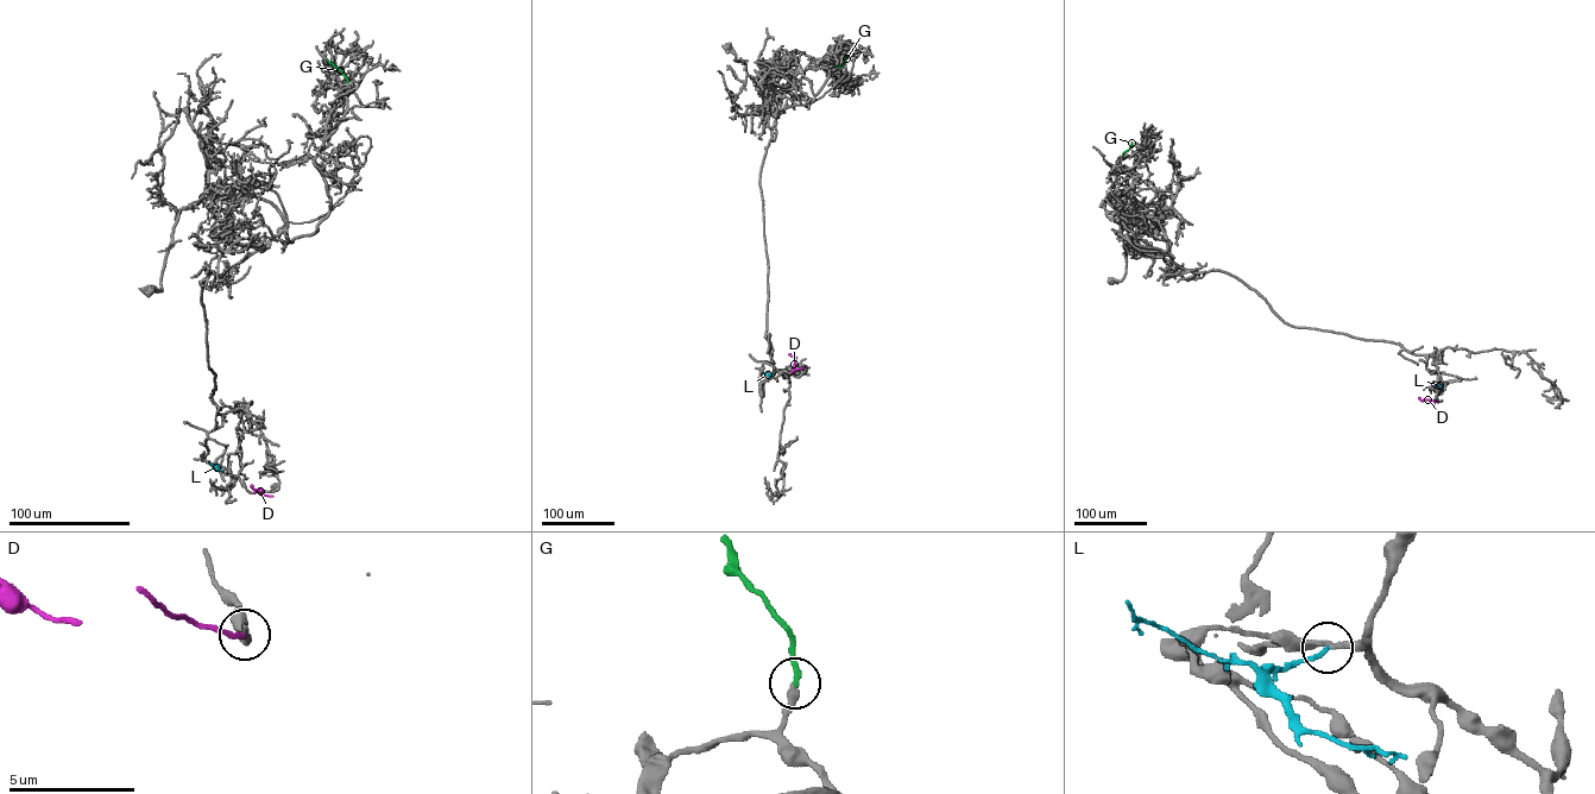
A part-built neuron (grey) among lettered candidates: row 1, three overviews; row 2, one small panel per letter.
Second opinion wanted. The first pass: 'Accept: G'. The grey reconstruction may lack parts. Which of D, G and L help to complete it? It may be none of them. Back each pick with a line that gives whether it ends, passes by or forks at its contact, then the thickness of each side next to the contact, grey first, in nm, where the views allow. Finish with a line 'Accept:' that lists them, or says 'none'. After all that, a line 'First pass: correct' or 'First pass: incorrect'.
G: it ends; calibres 320 and 220 nm
Accept: G
First pass: correct

